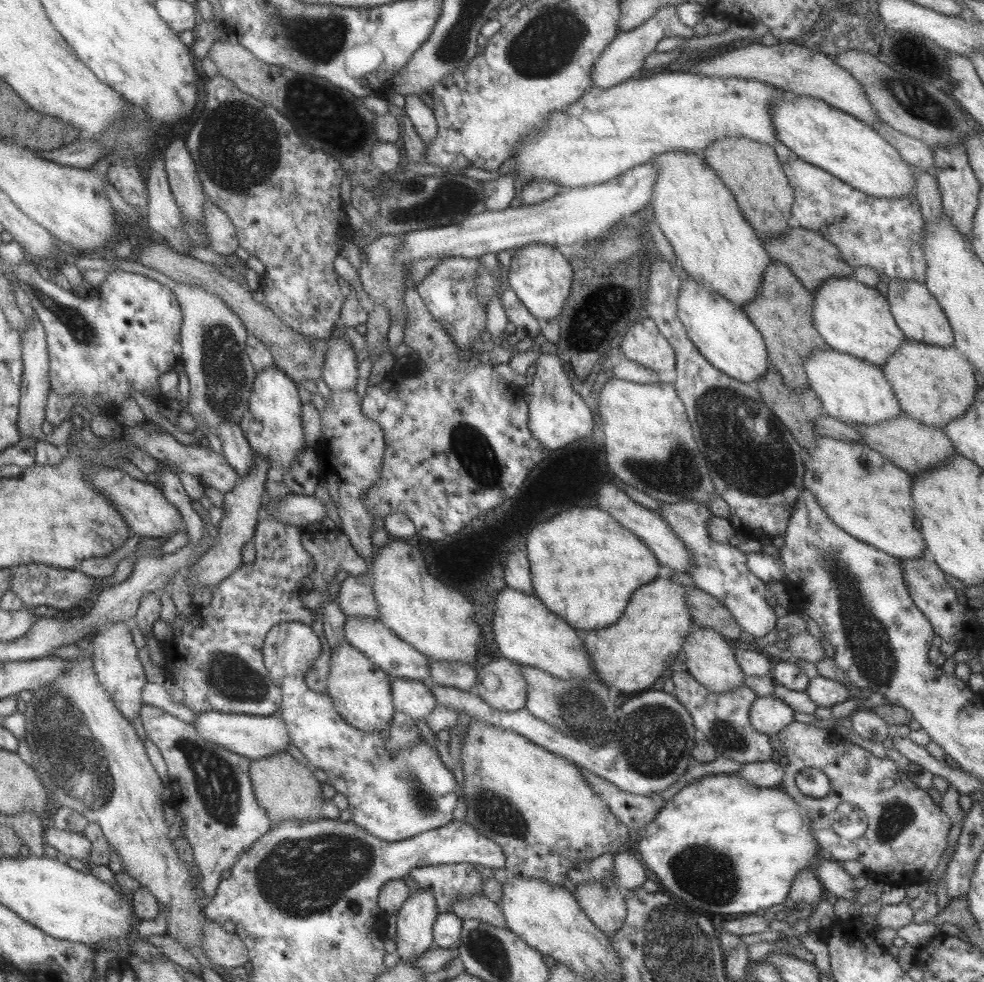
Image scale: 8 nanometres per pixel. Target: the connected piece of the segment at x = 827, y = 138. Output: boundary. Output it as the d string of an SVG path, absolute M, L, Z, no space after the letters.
M780 90L780 98L769 109L769 120L773 124L775 138L791 151L792 157L821 168L851 188L869 196L882 196L883 198L899 198L915 193L912 168L900 158L897 150L883 140L879 134L876 134L869 125L865 125L838 109L829 107L822 100L800 95L792 96Z

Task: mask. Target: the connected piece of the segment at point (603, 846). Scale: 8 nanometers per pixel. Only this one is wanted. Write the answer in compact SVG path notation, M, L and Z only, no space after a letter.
M480 720L468 723L460 745L463 800L467 808L463 820L501 848L508 876L533 878L563 886L567 871L578 862L593 860L602 854L614 856L626 848L629 829L611 814L581 771L567 759L547 752L519 734L485 725Z

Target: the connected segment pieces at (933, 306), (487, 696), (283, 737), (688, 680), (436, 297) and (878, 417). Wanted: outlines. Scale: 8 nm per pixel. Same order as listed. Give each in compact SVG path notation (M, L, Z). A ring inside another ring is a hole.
M891 278L888 282L886 297L890 306L890 313L906 339L941 347L954 344L952 328L948 323L947 317L943 314L935 297L926 289L923 283Z
M504 657L497 658L477 669L477 678L475 690L472 688L469 692L479 695L491 708L513 712L525 706L527 683L517 663ZM487 674L497 678L493 690L487 690L481 685L482 678Z
M209 711L196 713L196 719L191 726L195 728L197 736L201 736L203 740L251 760L257 760L274 752L286 752L285 749L291 740L287 736L287 728L283 723L283 719L277 713L269 716L255 716Z
M687 671L677 672L670 676L670 679L674 686L672 694L691 715L696 742L706 740L714 747L717 756L739 763L770 760L773 749L770 747L769 737L753 730L748 721L749 707L757 698L753 691L742 684L731 692L711 692L693 679Z
M445 257L424 276L421 282L413 286L431 316L448 333L454 346L468 348L471 351L478 340L487 337L485 309L474 290L479 261L478 258Z
M829 347L825 350L814 352L803 361L802 365L804 366L811 391L820 400L824 414L836 418L841 422L873 426L874 424L891 420L902 412L892 392L891 385L887 382L879 366L875 366L864 360L859 360L854 356L837 352Z

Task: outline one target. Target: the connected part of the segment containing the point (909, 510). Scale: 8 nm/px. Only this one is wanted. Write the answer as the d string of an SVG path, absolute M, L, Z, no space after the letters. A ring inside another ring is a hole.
M821 437L814 447L811 448L807 453L810 456L809 459L809 469L804 471L804 488L809 489L814 496L814 499L817 501L817 504L823 509L823 512L833 521L833 524L836 524L841 530L848 532L851 536L854 536L857 540L873 546L877 550L886 552L891 556L894 556L898 559L905 558L921 558L927 557L927 550L924 543L924 538L922 537L920 529L915 529L913 522L914 518L914 504L913 499L911 498L911 485L912 478L910 474L907 474L901 468L897 468L897 465L894 465L890 460L887 460L884 456L881 456L876 450L873 450L870 446L863 444L863 442L841 442L835 440L834 438Z

